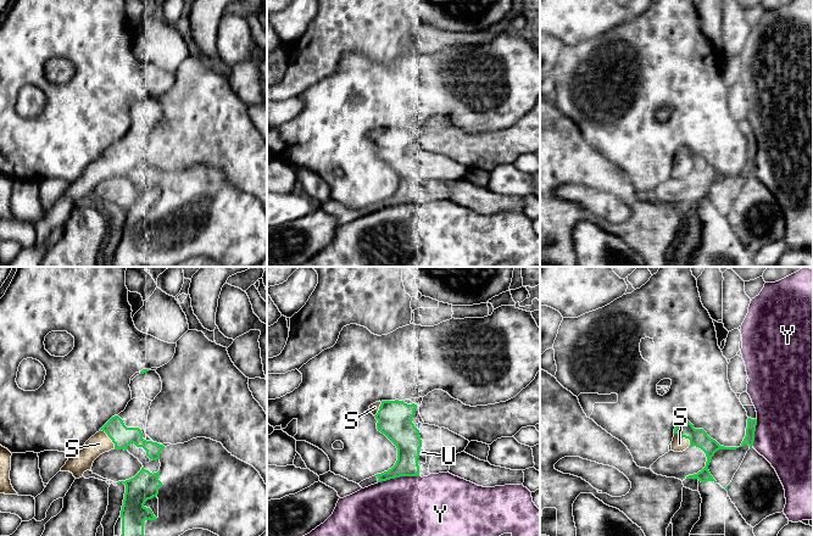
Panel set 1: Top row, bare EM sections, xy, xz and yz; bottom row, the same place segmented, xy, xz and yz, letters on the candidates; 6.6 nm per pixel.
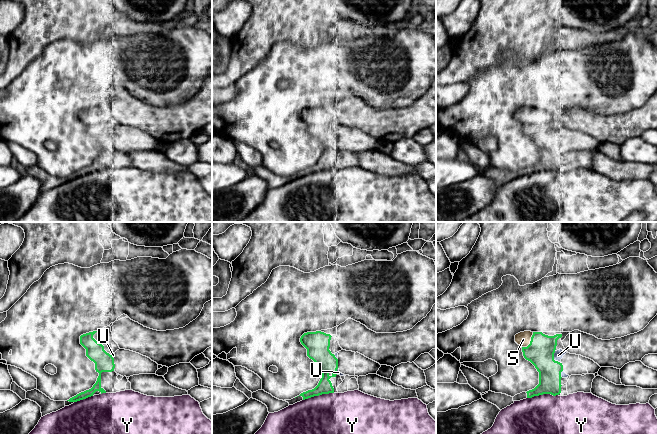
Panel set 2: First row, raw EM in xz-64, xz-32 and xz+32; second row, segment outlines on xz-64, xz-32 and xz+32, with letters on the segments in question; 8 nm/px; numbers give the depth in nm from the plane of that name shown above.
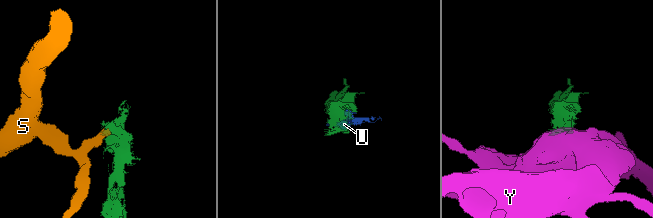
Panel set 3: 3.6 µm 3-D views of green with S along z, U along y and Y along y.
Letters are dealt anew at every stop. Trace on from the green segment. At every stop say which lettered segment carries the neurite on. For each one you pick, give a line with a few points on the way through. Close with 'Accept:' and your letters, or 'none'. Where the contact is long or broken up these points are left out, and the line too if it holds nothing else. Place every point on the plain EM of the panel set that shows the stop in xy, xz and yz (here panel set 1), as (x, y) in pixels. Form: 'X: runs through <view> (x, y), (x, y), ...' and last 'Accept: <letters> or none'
Accept: none

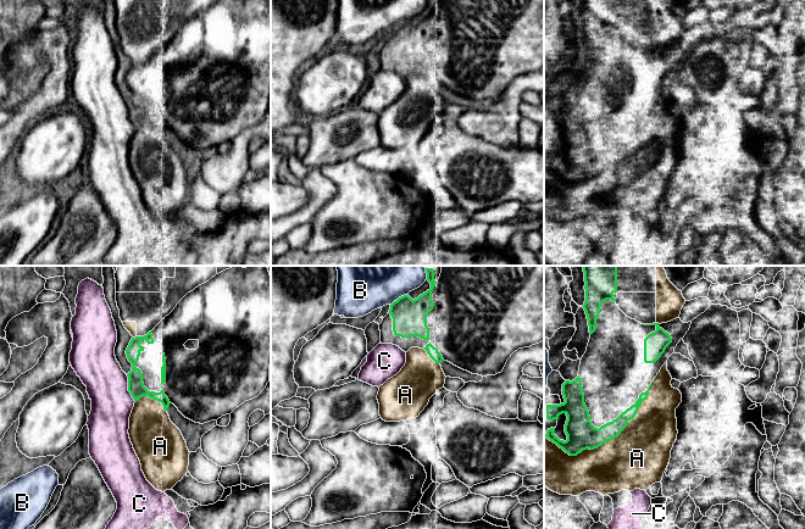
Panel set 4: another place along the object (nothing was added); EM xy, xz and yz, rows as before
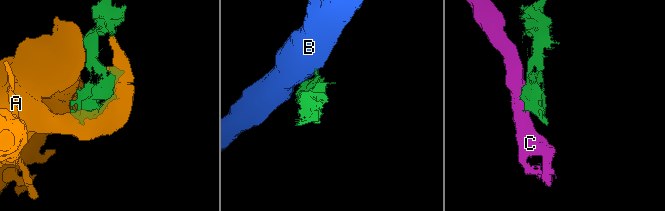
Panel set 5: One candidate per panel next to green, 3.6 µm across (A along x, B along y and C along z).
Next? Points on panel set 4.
Accept: A

